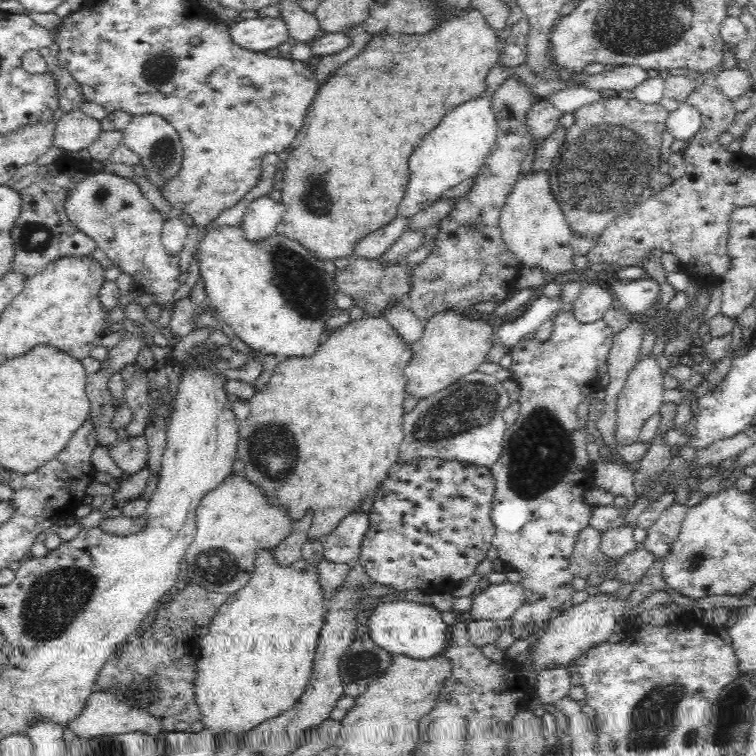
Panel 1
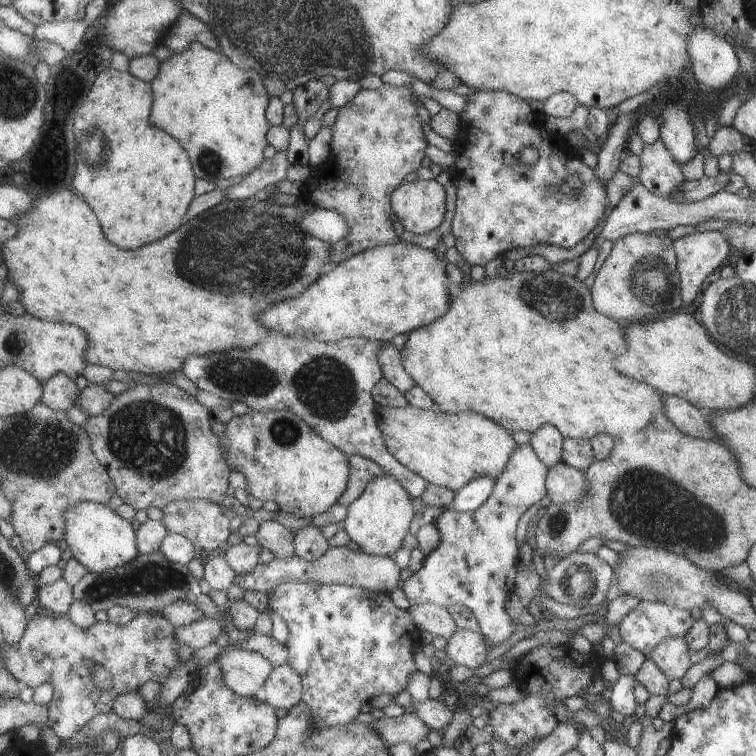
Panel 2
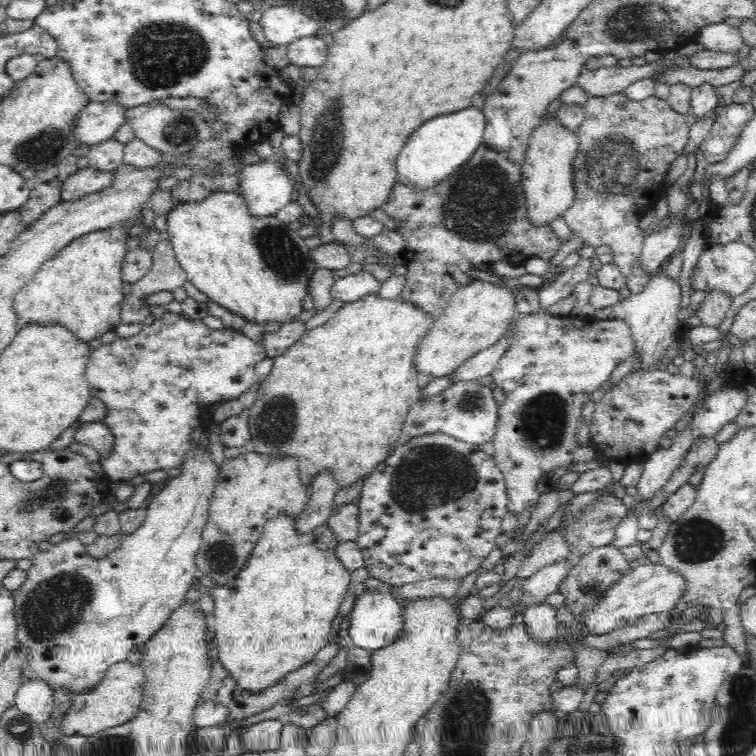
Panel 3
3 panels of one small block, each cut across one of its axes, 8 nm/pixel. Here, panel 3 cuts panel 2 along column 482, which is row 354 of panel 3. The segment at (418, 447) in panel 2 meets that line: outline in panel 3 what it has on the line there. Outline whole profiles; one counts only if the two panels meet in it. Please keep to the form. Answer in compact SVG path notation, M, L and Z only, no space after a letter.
M472 280L467 286L460 287L448 300L444 306L442 314L436 318L430 330L420 341L416 354L414 355L414 366L417 372L426 372L436 378L450 376L462 362L474 356L477 352L496 344L500 337L510 328L513 318L517 312L515 287L511 283L505 285L496 285L490 282Z

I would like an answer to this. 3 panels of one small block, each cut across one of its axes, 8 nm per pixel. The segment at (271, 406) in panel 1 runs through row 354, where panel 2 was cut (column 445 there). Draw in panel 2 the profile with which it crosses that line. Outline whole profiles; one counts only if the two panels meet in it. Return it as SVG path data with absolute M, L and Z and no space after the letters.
M544 270L543 272L519 271L509 273L505 277L496 275L494 278L485 277L482 281L462 281L459 293L450 296L445 313L433 322L410 330L406 335L405 344L400 350L400 359L405 372L413 379L415 386L420 386L442 413L456 413L462 410L472 410L486 416L510 432L520 430L533 434L538 426L550 424L554 426L563 438L583 439L588 441L593 435L608 434L612 438L623 433L632 433L644 427L651 418L663 412L661 400L655 394L655 389L648 384L639 384L635 379L619 376L613 368L615 346L624 343L622 337L623 324L615 319L602 315L594 309L590 289L575 277L562 275L557 272Z

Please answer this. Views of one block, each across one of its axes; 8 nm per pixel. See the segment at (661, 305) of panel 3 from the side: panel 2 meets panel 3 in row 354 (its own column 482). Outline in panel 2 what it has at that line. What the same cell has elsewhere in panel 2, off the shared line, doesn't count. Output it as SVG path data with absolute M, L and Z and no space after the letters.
M457 628L446 640L444 652L456 665L473 669L480 666L490 645L483 635L470 629Z

